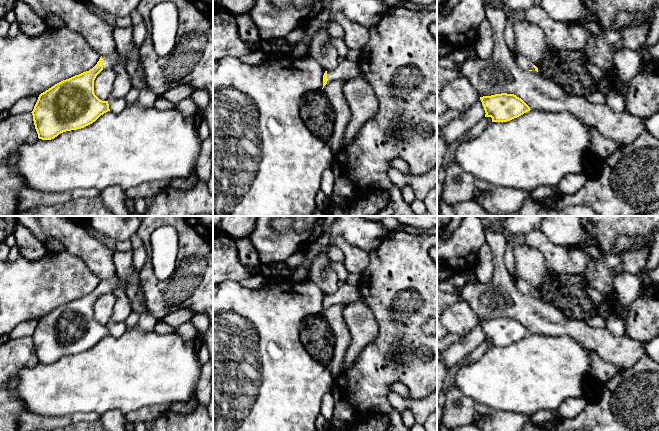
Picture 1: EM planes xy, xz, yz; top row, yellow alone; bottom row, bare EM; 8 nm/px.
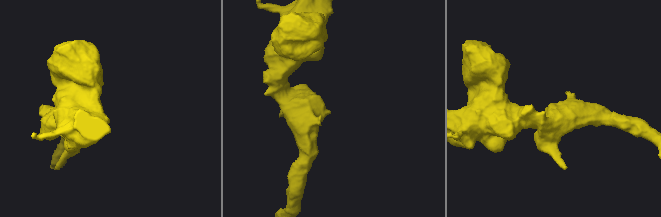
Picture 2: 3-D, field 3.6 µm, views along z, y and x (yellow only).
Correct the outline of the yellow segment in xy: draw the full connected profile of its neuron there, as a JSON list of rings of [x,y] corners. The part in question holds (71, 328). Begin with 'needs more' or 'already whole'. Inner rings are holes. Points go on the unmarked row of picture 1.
needs more; [[[117,275],[111,279],[101,280],[89,295],[63,304],[41,317],[31,336],[38,362],[51,364],[63,356],[84,352],[110,335],[108,325],[102,325],[95,319],[94,304],[102,294],[113,292],[118,288],[125,291],[126,287],[127,282]]]

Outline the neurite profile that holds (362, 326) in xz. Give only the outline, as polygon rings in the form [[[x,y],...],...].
[[[362,299],[346,304],[343,317],[351,338],[343,361],[343,369],[346,369],[352,366],[363,349],[376,339],[378,325]]]

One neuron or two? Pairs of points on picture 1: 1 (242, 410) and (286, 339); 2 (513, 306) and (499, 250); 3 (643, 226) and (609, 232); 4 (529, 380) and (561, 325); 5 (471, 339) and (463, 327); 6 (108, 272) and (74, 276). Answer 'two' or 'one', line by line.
1: one
2: one
3: one
4: two
5: two
6: two

